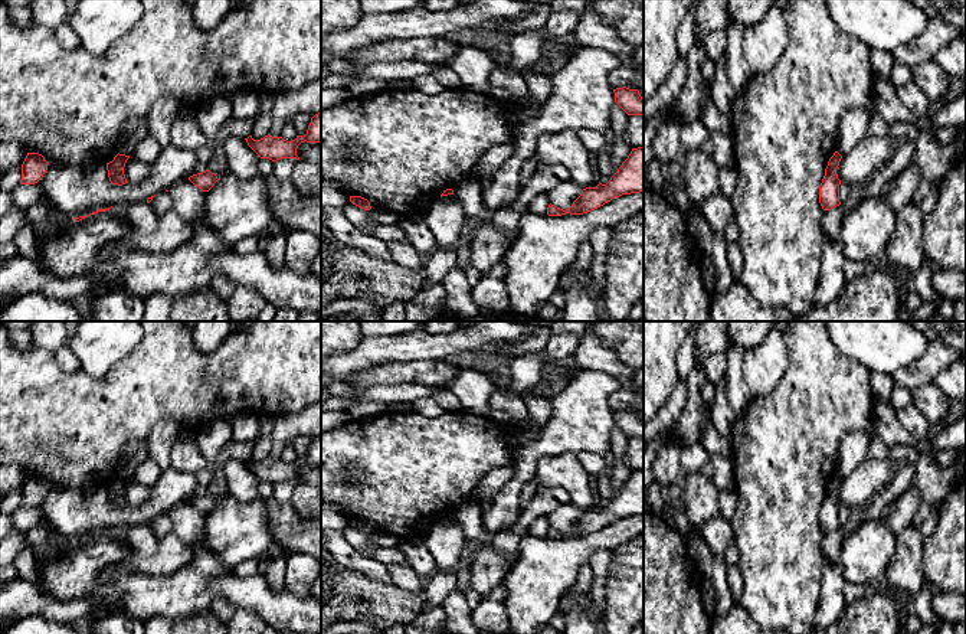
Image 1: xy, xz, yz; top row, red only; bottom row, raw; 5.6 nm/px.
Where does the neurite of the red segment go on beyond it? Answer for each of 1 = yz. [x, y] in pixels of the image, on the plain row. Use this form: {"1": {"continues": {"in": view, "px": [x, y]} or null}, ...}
{"1": {"continues": null}}

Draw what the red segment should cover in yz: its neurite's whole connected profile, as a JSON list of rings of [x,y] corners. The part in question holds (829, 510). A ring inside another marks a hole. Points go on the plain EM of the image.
[[[835,474],[825,491],[825,499],[819,509],[819,526],[823,533],[831,533],[841,527],[839,524],[841,503],[838,501],[836,497],[836,491],[839,488],[841,481],[842,478],[838,474]]]

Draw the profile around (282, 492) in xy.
[[[281,481],[274,484],[274,500],[281,504],[289,503],[297,484],[297,481]]]

